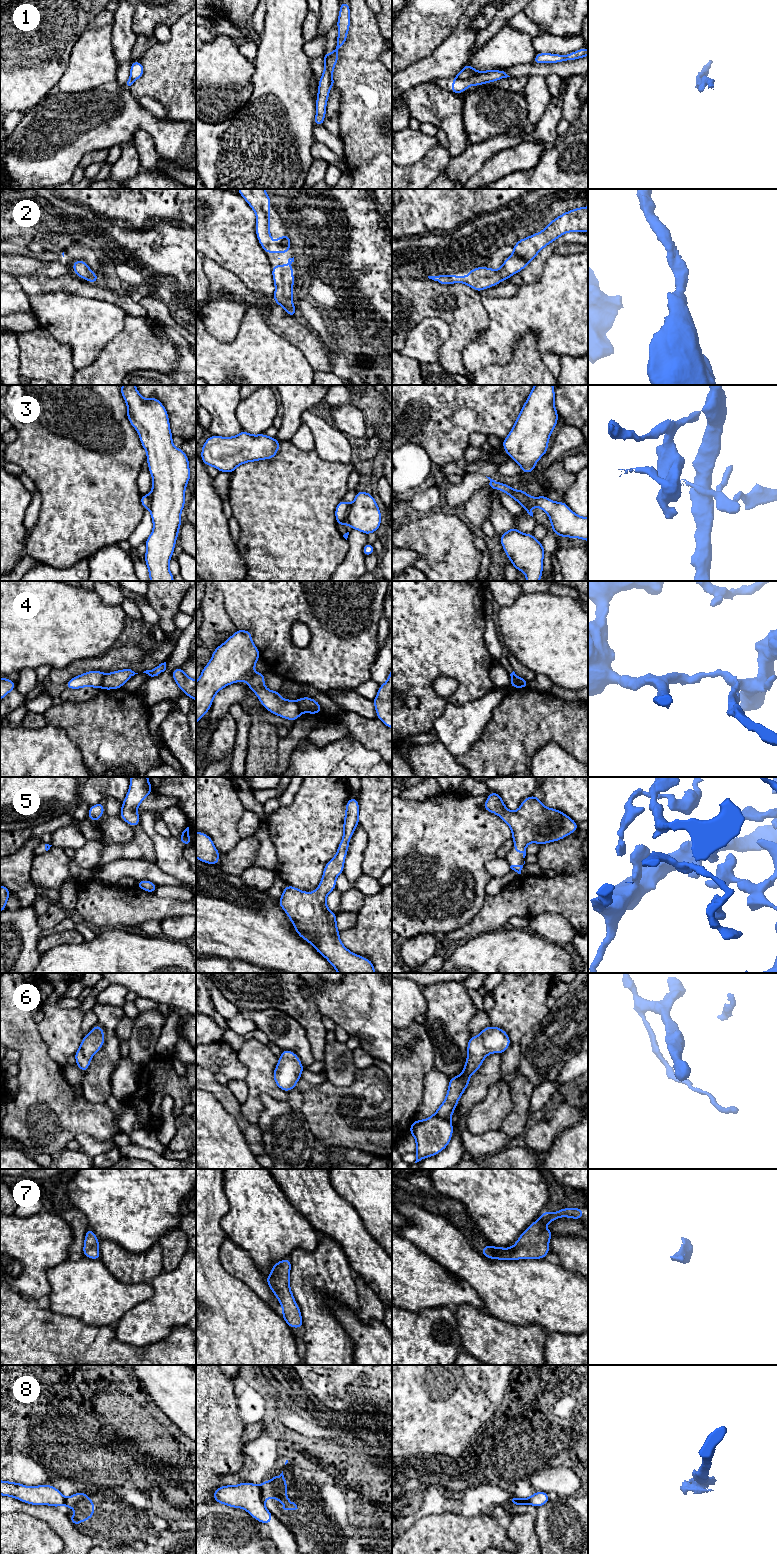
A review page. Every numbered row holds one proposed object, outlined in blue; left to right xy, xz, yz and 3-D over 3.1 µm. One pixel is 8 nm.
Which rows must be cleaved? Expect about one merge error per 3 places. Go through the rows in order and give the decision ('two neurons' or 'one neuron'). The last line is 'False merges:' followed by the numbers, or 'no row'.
1: two neurons
2: one neuron
3: two neurons
4: two neurons
5: one neuron
6: one neuron
7: one neuron
8: two neurons
False merges: 1, 3, 4, 8

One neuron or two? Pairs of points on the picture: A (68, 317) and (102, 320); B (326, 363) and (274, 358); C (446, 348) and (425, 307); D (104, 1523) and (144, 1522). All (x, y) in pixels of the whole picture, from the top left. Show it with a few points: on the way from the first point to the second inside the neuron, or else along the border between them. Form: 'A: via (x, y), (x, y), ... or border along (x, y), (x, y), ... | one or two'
A: via (76, 320), (94, 320) | one
B: border along (292, 344), (303, 353), (308, 363), (315, 370) | two
C: via (455, 335), (455, 325), (443, 313), (438, 312) | one
D: via (114, 1522), (134, 1522) | one

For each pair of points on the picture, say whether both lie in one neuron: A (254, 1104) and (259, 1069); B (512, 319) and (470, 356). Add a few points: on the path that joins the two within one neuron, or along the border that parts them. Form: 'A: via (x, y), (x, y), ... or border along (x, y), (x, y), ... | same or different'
A: via (254, 1095), (254, 1086), (259, 1081), (259, 1078) | same
B: via (502, 330), (481, 351) | same

